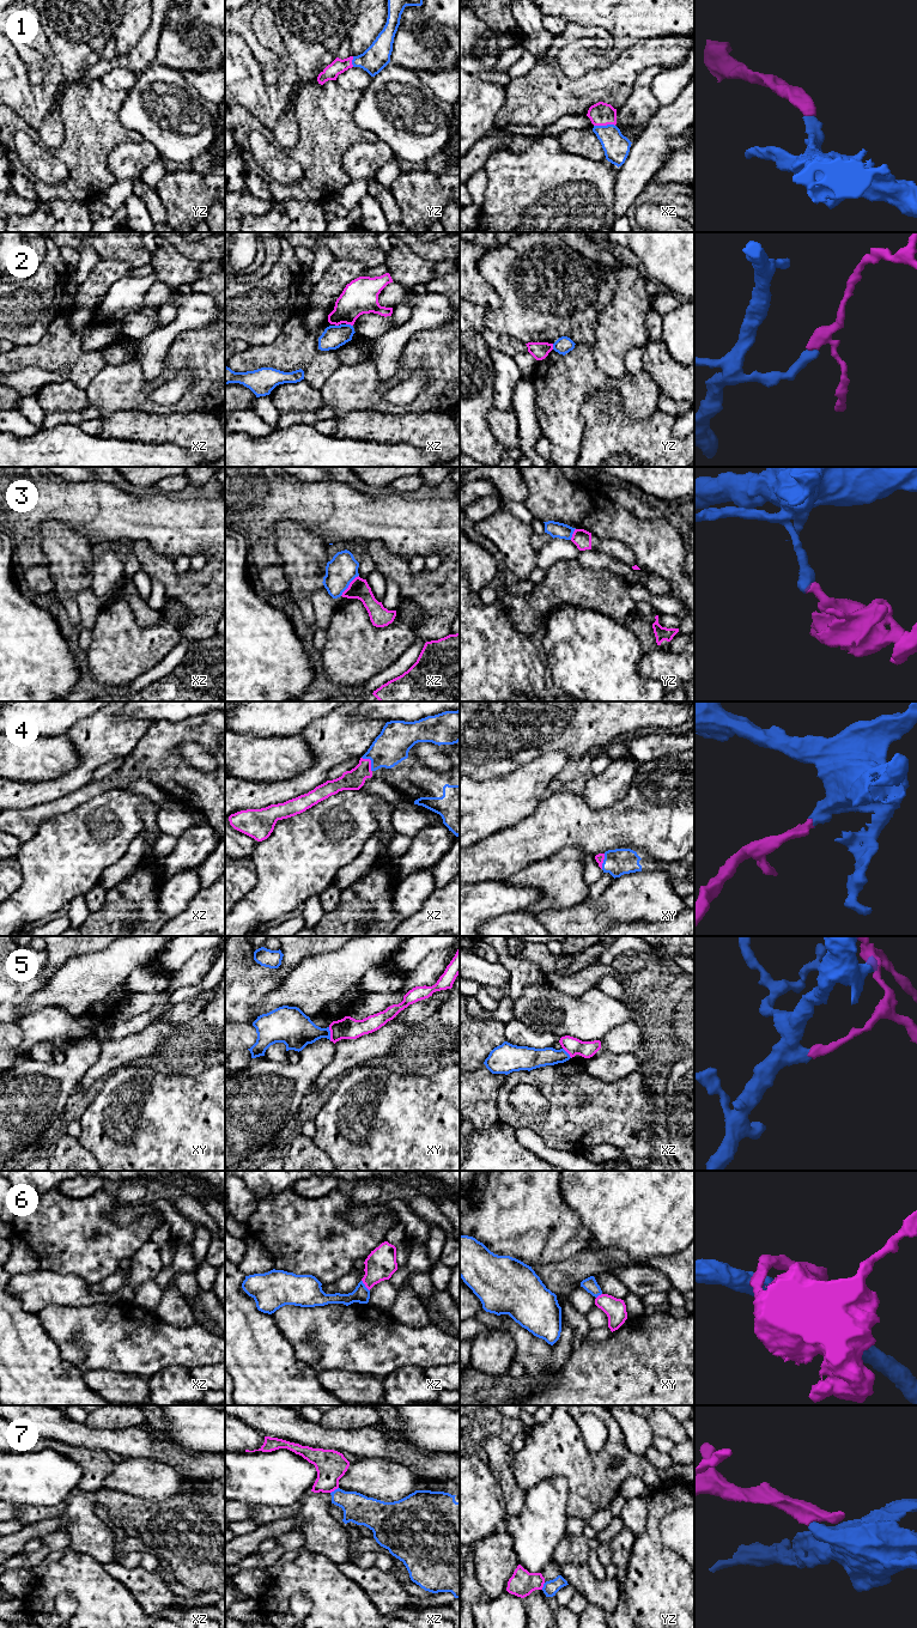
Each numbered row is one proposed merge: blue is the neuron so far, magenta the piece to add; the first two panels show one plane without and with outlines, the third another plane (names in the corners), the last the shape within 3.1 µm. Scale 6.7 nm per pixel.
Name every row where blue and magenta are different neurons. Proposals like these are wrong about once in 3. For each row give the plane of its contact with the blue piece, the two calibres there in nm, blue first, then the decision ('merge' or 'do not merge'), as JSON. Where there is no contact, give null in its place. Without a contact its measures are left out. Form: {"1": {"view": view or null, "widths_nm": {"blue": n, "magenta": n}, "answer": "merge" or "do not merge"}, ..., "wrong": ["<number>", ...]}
{"1": {"view": "xz", "widths_nm": {"blue": 170, "magenta": 160}, "answer": "merge"}, "2": {"view": "xz", "widths_nm": {"blue": 150, "magenta": 240}, "answer": "do not merge"}, "3": {"view": "xz", "widths_nm": {"blue": 200, "magenta": 140}, "answer": "do not merge"}, "4": {"view": "xz", "widths_nm": {"blue": 240, "magenta": 140}, "answer": "merge"}, "5": {"view": "xy", "widths_nm": {"blue": 240, "magenta": 140}, "answer": "do not merge"}, "6": {"view": "xz", "widths_nm": {"blue": 110, "magenta": 200}, "answer": "do not merge"}, "7": {"view": "xz", "widths_nm": {"blue": 200, "magenta": 200}, "answer": "do not merge"}, "wrong": ["2", "3", "5", "6", "7"]}

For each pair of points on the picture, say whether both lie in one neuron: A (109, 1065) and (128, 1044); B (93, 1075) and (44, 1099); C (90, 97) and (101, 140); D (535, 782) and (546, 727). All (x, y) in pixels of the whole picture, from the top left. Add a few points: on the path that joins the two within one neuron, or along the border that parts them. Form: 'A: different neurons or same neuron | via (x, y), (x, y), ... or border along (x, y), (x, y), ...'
A: same neuron | via (111, 1061), (123, 1049)
B: different neurons | border along (97, 1058), (82, 1077), (77, 1091)
C: same neuron | via (90, 108), (92, 129)
D: different neurons | border along (568, 755), (558, 751), (547, 751), (515, 769)

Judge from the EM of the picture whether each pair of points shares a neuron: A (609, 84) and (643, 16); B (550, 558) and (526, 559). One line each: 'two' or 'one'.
A: two
B: two

